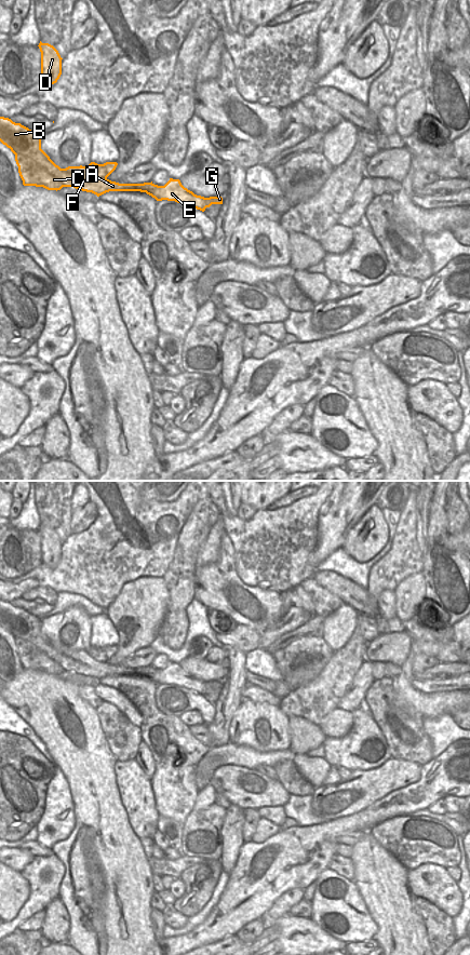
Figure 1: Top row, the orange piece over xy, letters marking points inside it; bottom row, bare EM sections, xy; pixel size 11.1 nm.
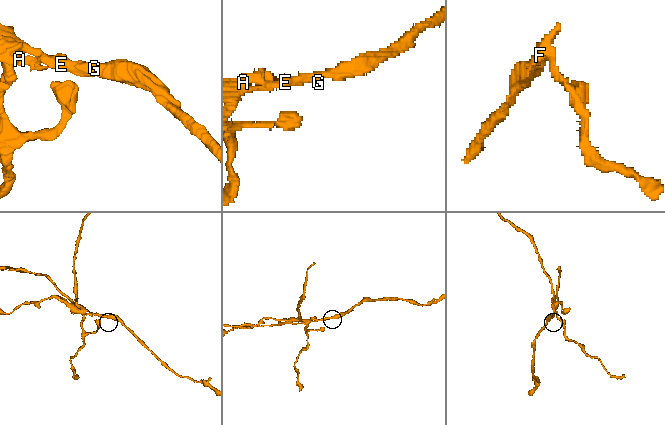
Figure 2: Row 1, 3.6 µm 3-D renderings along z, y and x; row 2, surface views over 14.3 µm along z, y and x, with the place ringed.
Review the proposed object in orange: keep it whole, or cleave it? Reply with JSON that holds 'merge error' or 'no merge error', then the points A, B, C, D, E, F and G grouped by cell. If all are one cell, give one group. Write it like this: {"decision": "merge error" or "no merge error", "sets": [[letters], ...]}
{"decision": "merge error", "sets": [["A", "B", "C", "D", "F"], ["E", "G"]]}

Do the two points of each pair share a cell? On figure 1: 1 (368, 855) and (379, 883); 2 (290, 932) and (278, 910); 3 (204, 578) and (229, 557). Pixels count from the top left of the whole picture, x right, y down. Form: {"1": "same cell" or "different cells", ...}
{"1": "same cell", "2": "different cells", "3": "same cell"}

